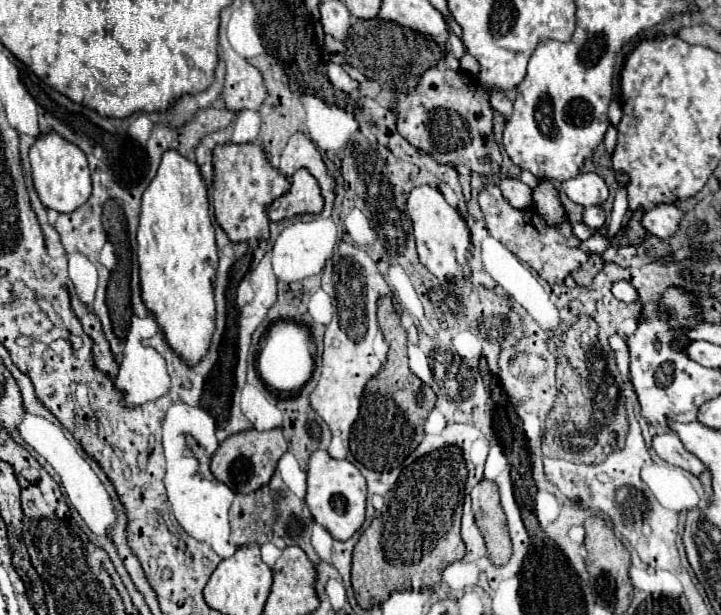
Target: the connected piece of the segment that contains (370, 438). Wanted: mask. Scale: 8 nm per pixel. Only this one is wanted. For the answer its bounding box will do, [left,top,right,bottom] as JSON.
[351,297,435,473]

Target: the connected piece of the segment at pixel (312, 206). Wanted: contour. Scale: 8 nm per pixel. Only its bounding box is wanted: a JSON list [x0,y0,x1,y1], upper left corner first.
[269,169,323,221]

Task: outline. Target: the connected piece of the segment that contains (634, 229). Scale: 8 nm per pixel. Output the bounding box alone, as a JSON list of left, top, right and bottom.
[617,211,645,245]

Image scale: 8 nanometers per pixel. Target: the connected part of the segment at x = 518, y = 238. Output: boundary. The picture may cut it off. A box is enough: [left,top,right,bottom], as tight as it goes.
[479,185,589,283]

